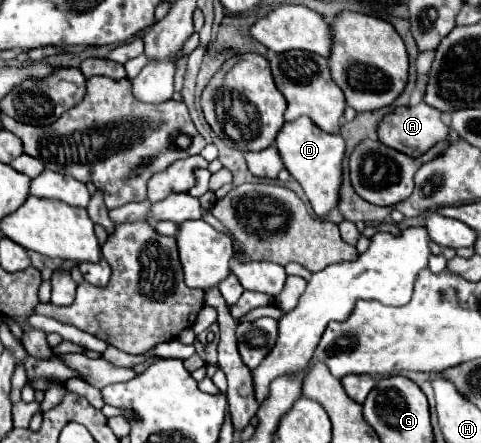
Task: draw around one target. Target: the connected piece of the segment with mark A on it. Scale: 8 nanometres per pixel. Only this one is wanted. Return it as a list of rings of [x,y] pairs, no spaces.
[[[419,102],[417,106],[401,106],[401,108],[395,108],[393,112],[389,112],[379,122],[377,136],[385,146],[395,148],[397,152],[403,152],[411,158],[417,158],[423,152],[427,152],[431,146],[435,146],[437,142],[443,142],[449,136],[449,128],[443,124],[439,110],[427,106],[425,102]]]

